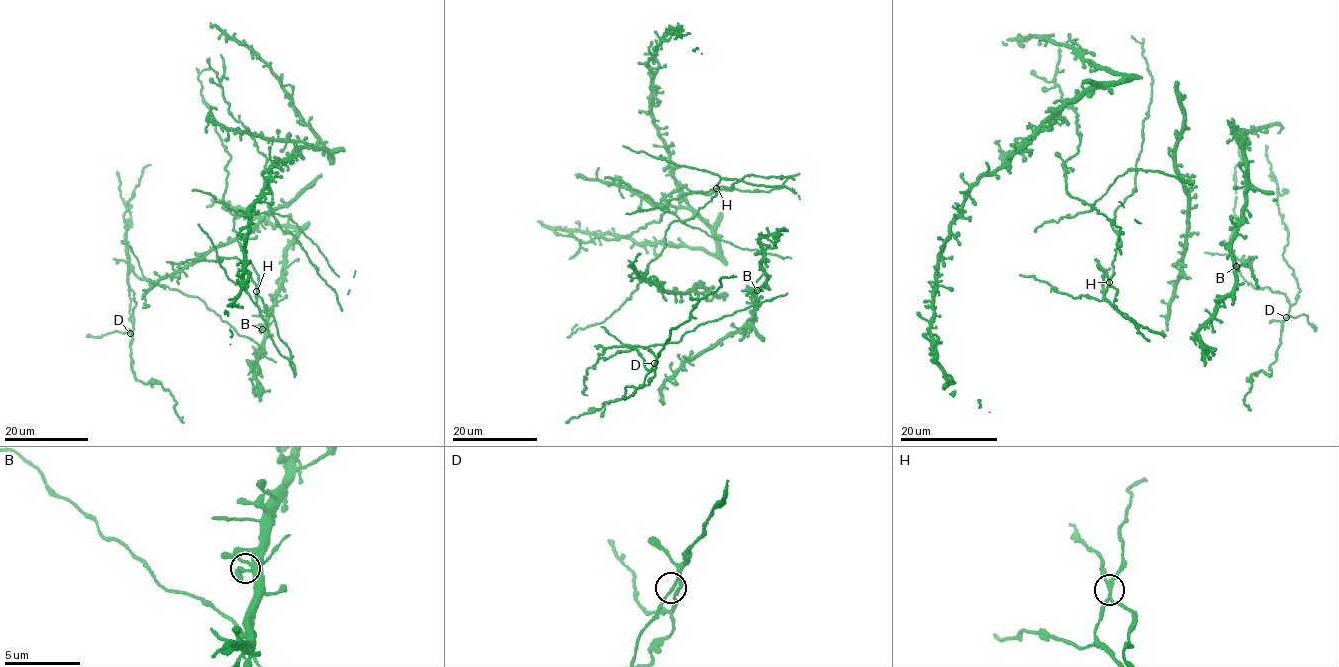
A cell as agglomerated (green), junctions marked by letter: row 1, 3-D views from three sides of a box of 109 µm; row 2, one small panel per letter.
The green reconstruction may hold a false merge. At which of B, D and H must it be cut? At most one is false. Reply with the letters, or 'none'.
H

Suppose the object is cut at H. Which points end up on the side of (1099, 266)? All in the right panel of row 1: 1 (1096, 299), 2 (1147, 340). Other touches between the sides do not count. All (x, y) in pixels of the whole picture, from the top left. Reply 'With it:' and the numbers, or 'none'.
With it: 2

